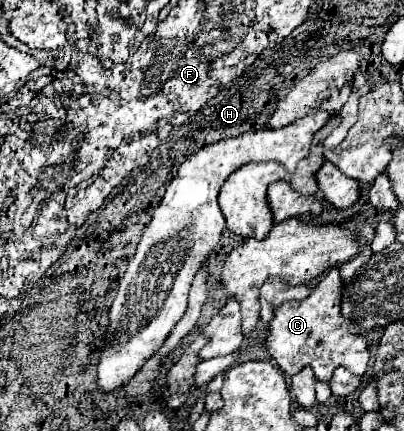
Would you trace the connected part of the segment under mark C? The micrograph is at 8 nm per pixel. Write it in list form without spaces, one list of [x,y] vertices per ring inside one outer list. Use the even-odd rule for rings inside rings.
[[[338,269],[324,273],[320,283],[312,289],[310,297],[304,301],[284,301],[280,307],[274,309],[274,317],[268,323],[268,337],[264,341],[266,351],[278,363],[278,367],[294,377],[304,367],[312,367],[314,377],[318,381],[330,383],[334,369],[346,367],[356,375],[364,375],[370,361],[370,347],[366,335],[352,327],[352,321],[342,317],[340,313],[342,303],[342,279]]]

